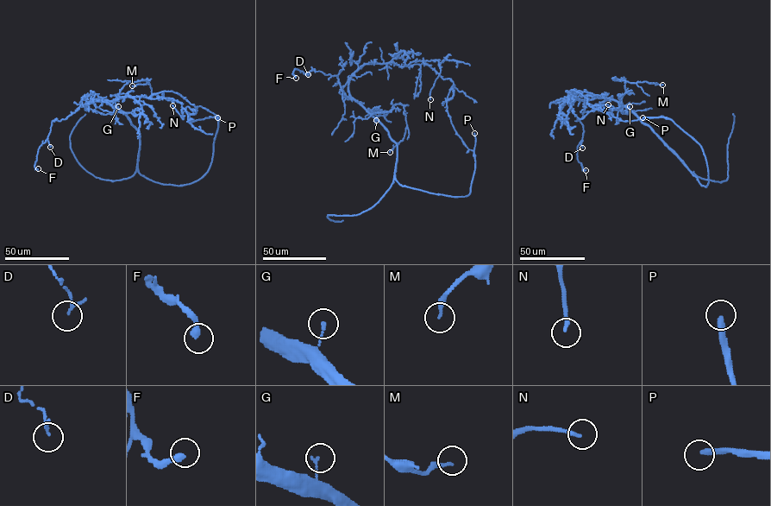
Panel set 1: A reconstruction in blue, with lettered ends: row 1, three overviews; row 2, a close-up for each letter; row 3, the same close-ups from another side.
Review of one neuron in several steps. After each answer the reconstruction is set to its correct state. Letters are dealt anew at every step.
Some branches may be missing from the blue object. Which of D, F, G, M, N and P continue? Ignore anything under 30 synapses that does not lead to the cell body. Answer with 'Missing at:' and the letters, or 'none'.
Missing at: P

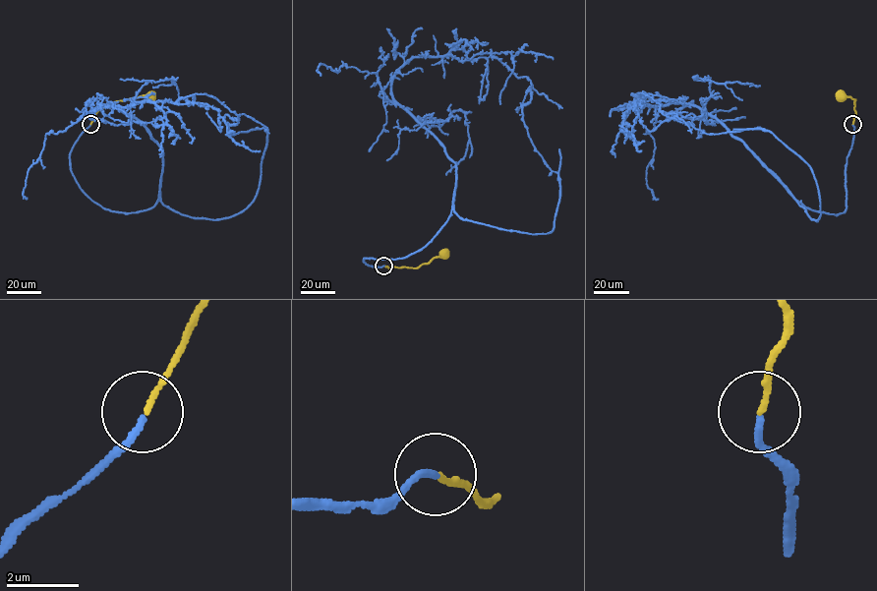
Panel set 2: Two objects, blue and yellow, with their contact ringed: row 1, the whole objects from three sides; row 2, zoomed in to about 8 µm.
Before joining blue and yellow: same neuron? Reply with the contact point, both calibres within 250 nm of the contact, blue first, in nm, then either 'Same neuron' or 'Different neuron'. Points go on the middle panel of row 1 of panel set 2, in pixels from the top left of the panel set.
Place: (383, 265). Thickness 180 nm (blue) against 140 nm. Same neuron

